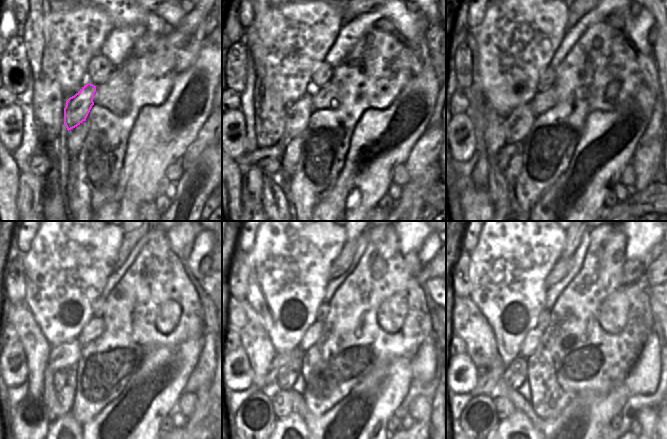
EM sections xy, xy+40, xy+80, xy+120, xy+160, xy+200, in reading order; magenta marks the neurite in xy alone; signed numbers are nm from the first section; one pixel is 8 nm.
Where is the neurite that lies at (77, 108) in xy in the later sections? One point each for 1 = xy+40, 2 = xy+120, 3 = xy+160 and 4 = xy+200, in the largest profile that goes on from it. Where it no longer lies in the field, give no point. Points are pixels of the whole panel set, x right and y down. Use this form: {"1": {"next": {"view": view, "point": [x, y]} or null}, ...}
{"1": {"next": {"view": "xy+40", "point": [298, 114]}}, "2": {"next": {"view": "xy+120", "point": [67, 354]}}, "3": {"next": {"view": "xy+160", "point": [279, 360]}}, "4": {"next": {"view": "xy+200", "point": [486, 382]}}}

